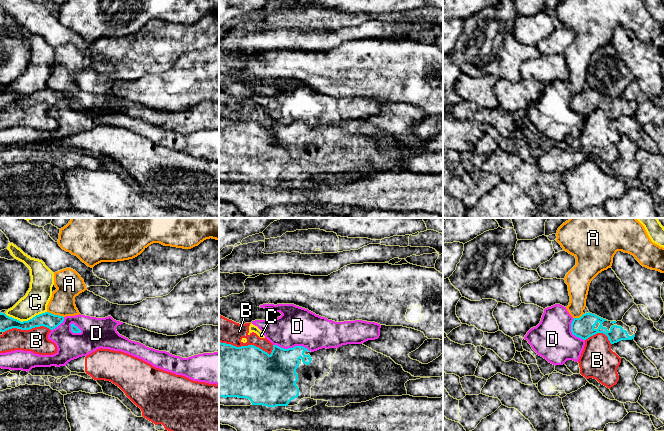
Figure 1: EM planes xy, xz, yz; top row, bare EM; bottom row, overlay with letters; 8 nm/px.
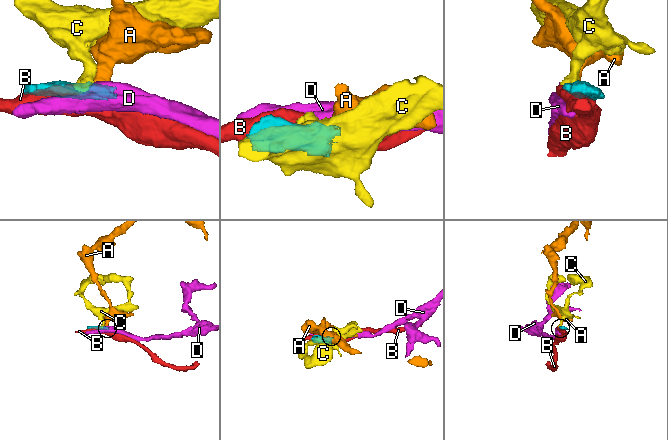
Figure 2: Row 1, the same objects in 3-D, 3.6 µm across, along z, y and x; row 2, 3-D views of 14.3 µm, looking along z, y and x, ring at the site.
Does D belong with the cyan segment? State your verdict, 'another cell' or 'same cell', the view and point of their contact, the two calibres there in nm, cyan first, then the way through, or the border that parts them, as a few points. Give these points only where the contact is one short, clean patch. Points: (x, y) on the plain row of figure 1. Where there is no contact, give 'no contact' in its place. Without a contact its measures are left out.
another cell | xz (291, 124) | 340/320 nm | along xz (273, 120), (284, 124), (304, 122), (309, 127)

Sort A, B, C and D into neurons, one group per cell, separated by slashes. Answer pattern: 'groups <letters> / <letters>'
groups A D / B C

